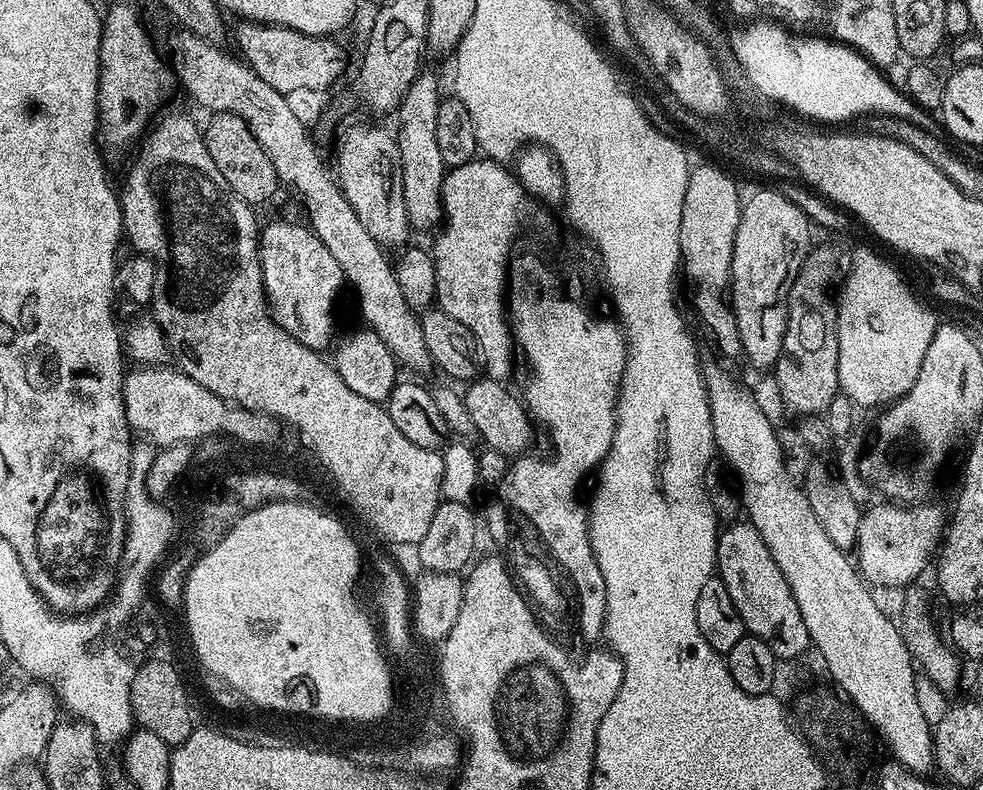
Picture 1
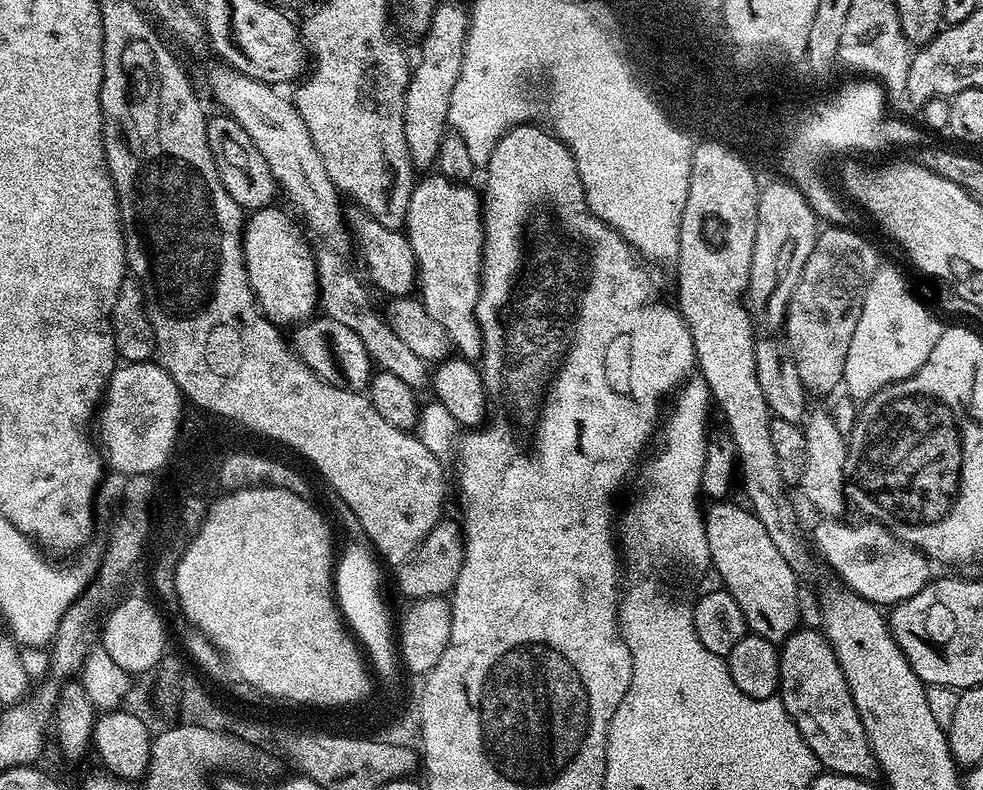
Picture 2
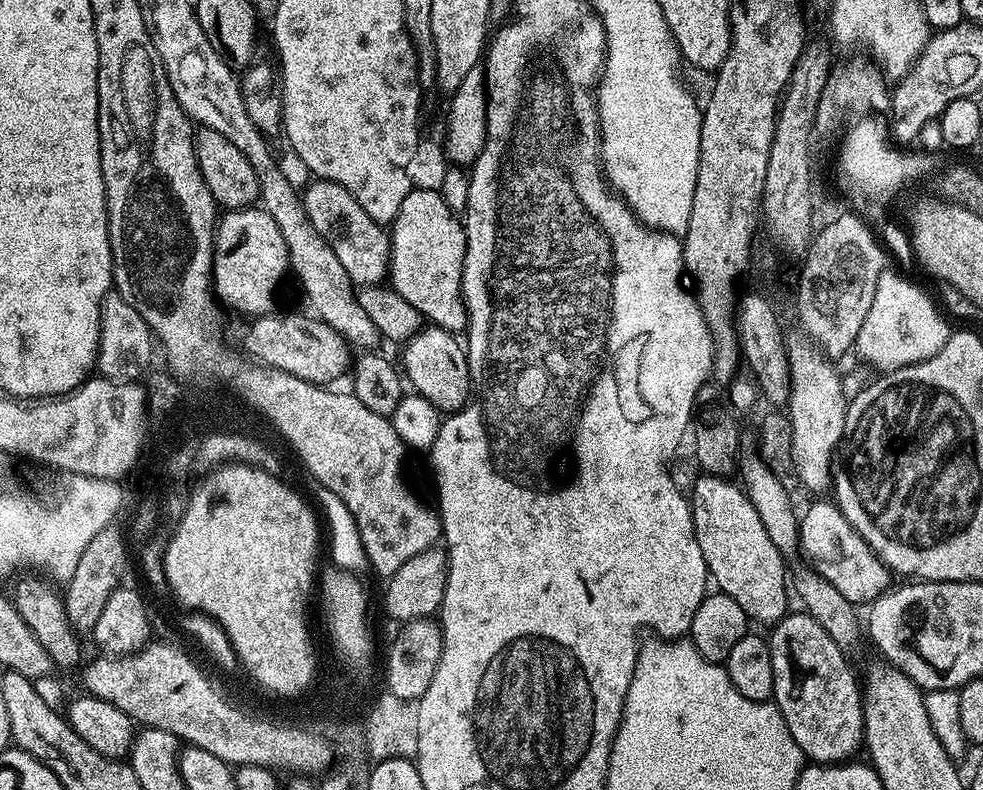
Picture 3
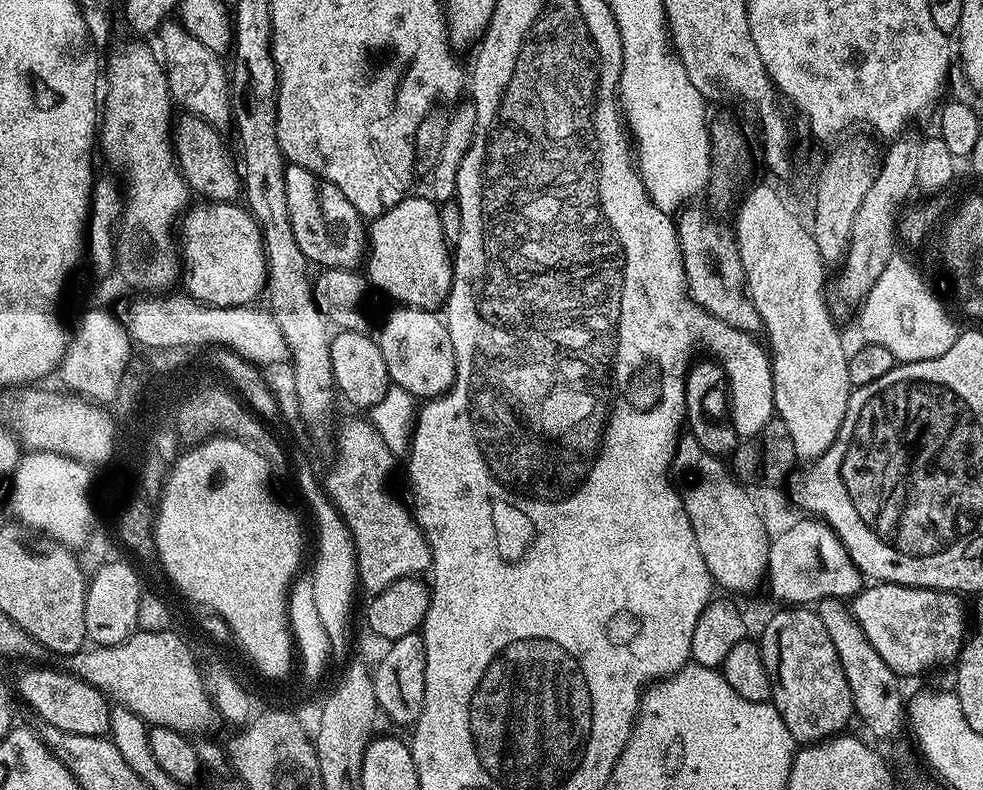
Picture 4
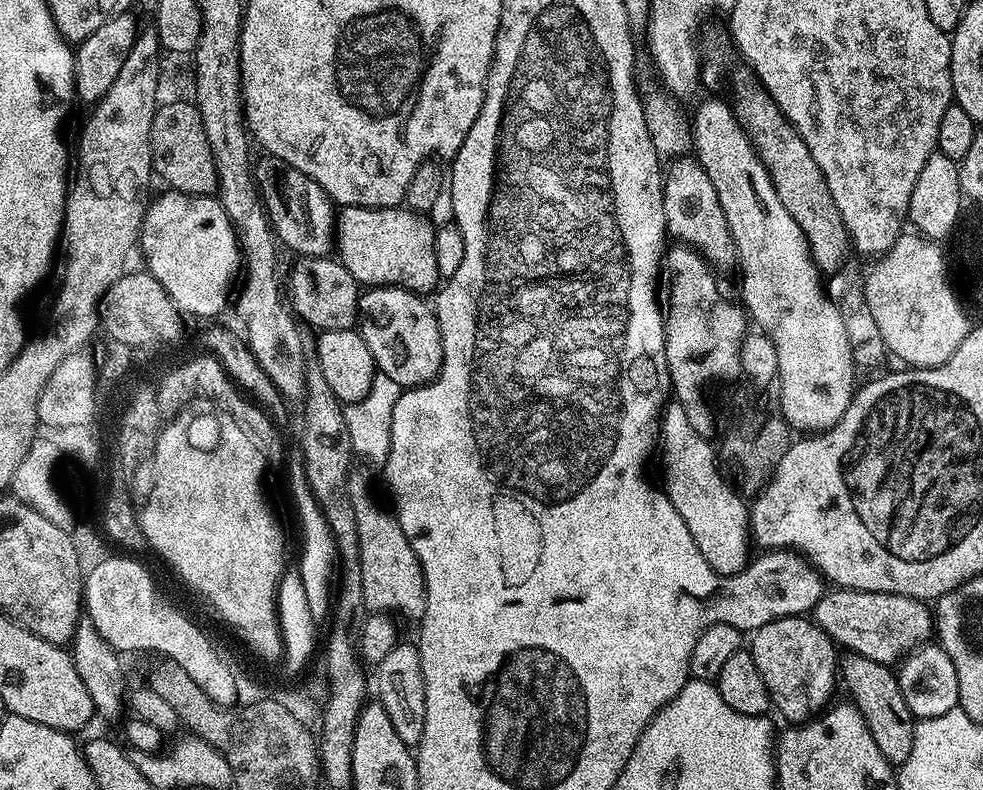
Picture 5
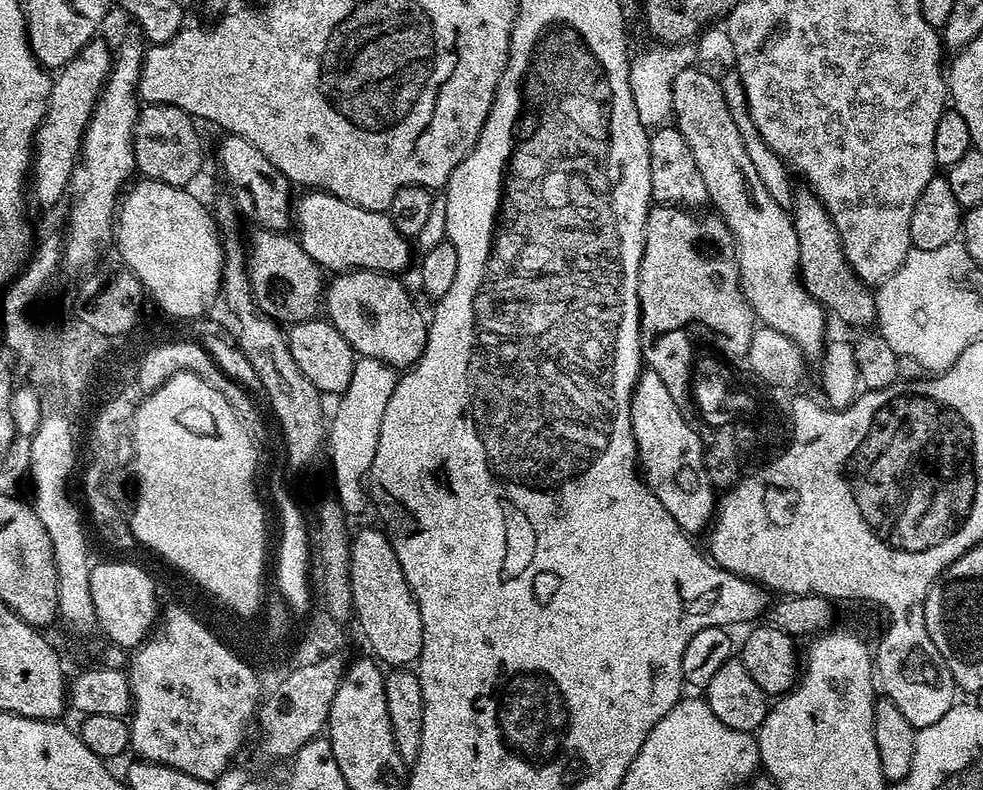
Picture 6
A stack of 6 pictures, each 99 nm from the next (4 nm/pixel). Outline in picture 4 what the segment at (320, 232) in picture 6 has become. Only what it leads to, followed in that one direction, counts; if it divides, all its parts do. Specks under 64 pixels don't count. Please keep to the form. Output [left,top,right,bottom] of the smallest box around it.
[366,194,452,310]

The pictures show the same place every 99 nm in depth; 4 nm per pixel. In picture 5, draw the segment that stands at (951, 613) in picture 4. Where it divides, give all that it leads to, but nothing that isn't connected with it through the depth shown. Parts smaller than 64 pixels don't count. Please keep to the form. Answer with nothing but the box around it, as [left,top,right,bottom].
[814,588,934,666]

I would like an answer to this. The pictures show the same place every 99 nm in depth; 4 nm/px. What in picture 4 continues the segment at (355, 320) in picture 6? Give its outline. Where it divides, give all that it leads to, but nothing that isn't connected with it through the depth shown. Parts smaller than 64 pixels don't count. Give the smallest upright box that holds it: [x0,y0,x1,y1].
[378,306,456,398]

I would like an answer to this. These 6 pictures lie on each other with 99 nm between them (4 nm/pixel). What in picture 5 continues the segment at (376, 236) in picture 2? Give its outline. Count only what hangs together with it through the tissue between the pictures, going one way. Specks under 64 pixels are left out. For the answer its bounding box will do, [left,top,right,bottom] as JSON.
[251,156,334,257]

